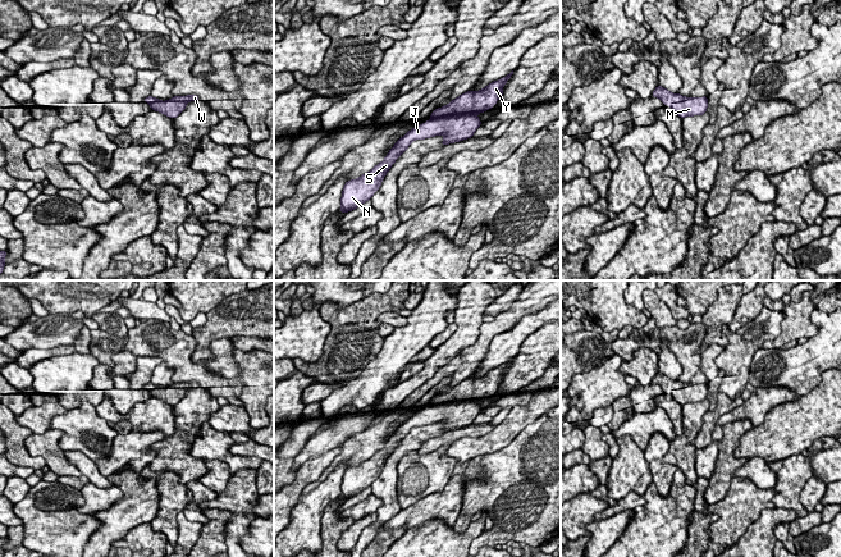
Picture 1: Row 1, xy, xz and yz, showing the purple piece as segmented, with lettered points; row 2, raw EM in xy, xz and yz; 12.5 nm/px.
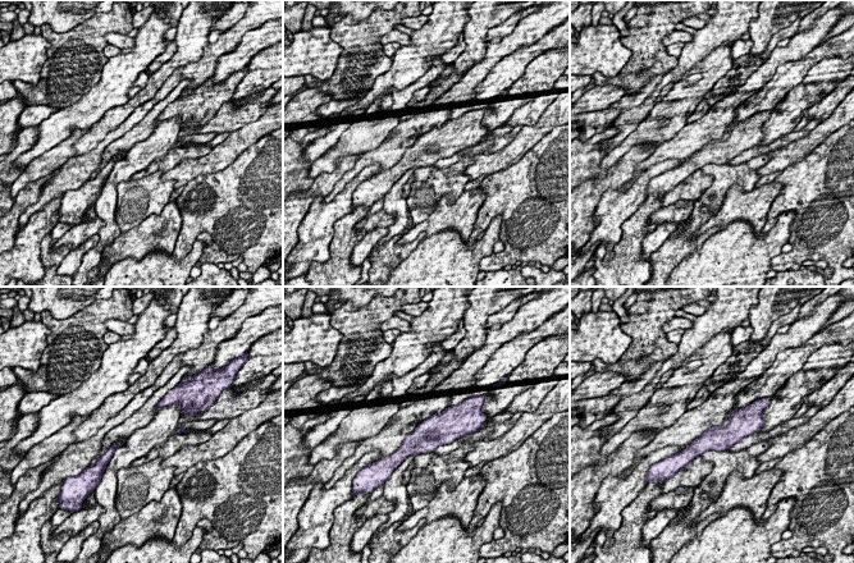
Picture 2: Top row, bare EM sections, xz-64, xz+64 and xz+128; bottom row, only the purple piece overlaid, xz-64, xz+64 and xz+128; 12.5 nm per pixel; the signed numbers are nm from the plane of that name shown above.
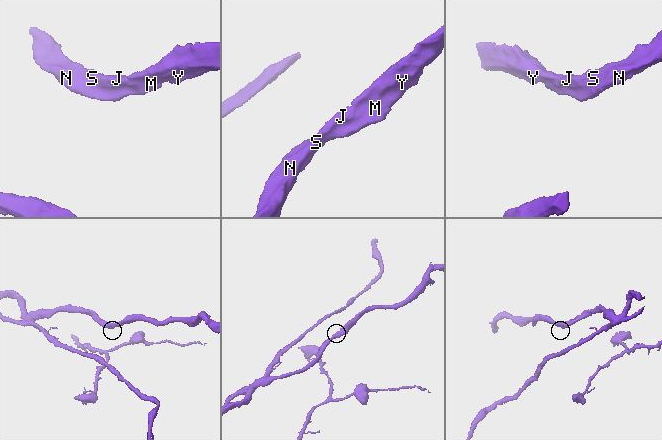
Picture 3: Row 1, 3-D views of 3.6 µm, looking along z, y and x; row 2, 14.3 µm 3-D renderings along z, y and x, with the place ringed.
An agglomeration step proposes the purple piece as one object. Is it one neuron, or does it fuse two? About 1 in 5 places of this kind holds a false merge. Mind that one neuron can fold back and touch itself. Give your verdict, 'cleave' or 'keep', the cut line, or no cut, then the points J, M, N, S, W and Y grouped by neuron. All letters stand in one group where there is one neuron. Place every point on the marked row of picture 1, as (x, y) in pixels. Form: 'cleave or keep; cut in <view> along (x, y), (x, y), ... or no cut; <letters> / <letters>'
keep; no cut; J M N S W Y

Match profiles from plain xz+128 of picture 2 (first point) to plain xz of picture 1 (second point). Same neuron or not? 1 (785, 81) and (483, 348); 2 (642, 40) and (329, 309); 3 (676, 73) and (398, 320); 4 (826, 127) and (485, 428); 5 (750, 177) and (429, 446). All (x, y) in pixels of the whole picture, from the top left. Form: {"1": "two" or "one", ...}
{"1": "two", "2": "one", "3": "two", "4": "two", "5": "two"}

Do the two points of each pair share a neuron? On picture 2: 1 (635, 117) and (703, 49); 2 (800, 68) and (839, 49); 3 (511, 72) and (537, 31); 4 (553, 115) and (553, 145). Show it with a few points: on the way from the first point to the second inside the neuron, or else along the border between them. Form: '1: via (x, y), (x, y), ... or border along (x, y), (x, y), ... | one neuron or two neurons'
1: border along (658, 96), (625, 109) | two neurons
2: via (809, 59), (830, 49) | one neuron
3: border along (553, 28), (501, 59) | two neurons
4: border along (556, 127), (530, 149) | two neurons

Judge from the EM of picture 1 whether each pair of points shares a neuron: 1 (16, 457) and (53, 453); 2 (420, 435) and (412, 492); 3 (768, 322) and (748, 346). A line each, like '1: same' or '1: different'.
1: different
2: different
3: same

